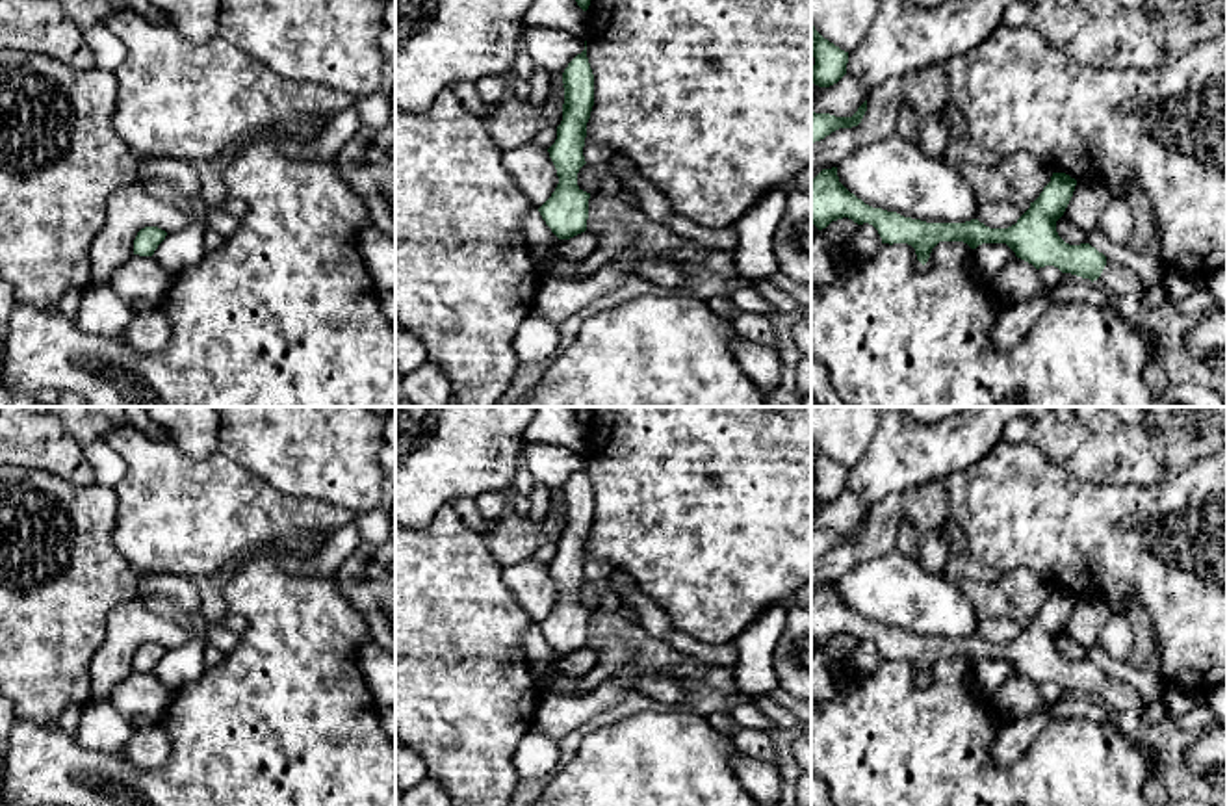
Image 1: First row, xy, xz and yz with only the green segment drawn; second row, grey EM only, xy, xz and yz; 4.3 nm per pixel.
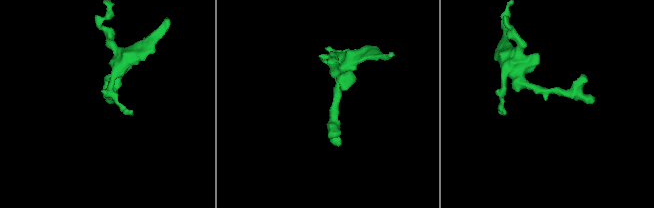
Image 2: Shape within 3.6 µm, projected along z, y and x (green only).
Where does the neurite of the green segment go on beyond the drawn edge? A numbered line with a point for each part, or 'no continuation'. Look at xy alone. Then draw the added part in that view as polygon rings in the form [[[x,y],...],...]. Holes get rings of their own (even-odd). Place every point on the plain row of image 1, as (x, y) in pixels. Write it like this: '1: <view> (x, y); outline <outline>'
no continuation

